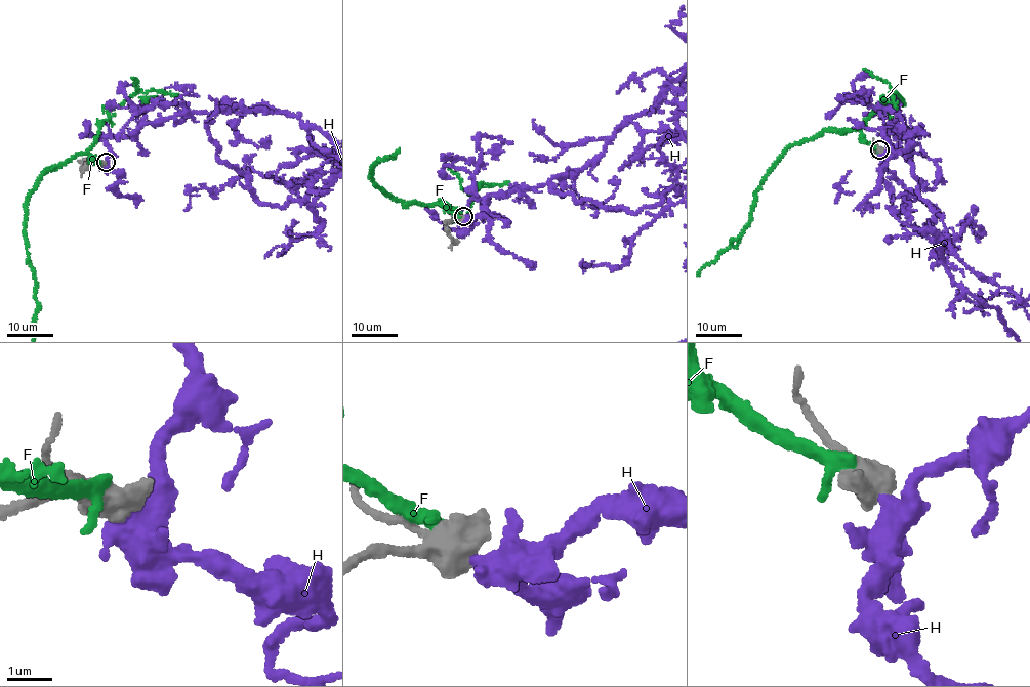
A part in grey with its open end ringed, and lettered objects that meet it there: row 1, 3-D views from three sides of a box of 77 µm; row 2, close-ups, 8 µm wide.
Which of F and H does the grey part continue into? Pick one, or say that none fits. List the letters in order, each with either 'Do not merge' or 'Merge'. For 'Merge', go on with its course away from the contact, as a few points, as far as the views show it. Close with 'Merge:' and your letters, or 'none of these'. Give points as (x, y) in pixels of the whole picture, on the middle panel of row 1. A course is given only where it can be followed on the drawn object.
F: Do not merge
H: Do not merge
Merge: none of these

